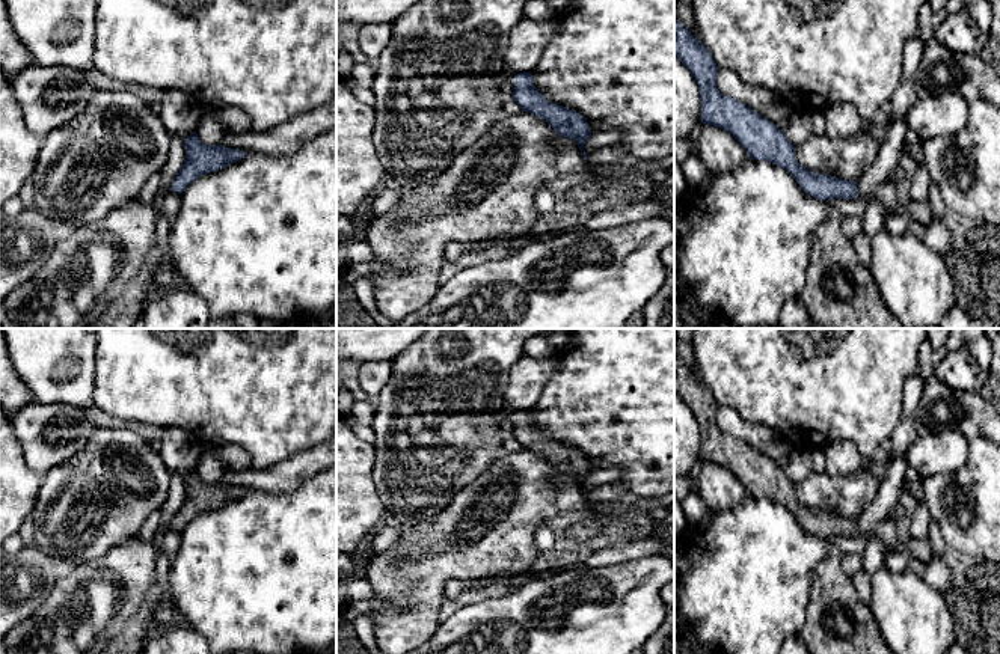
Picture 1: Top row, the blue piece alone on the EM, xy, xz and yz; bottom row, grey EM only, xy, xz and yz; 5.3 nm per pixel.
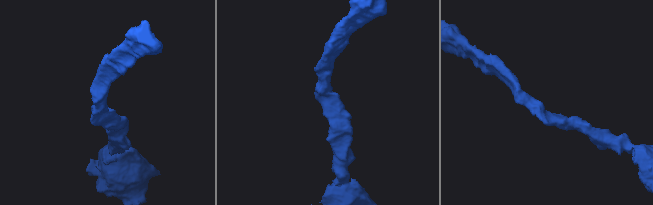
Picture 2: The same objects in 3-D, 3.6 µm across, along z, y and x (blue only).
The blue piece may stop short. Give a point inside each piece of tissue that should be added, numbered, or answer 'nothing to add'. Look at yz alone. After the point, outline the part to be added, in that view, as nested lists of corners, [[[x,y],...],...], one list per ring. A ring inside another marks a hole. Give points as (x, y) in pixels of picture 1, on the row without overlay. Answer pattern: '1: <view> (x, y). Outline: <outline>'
nothing to add

